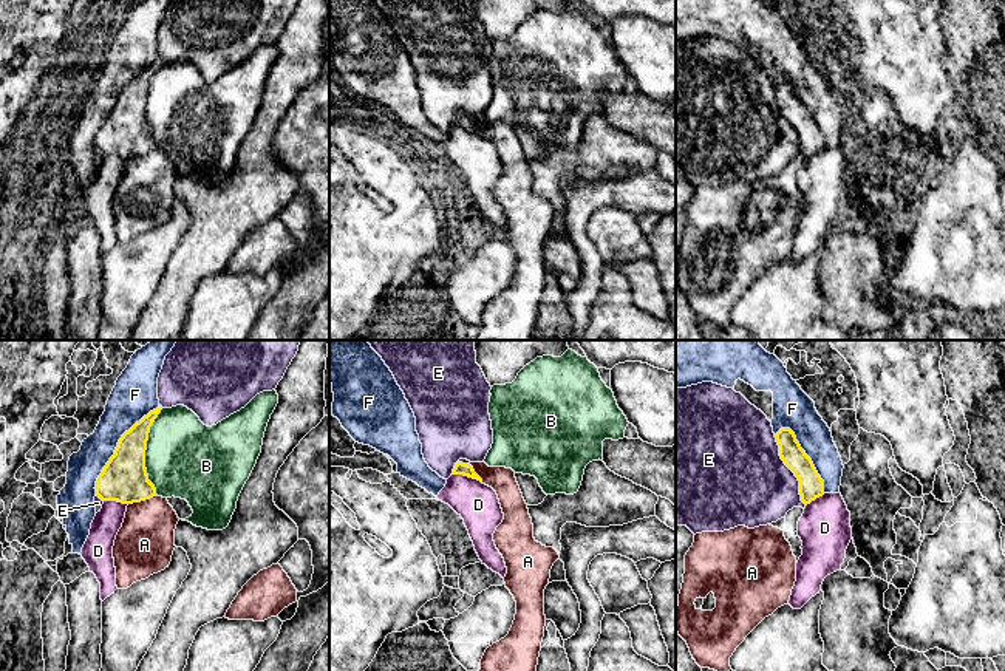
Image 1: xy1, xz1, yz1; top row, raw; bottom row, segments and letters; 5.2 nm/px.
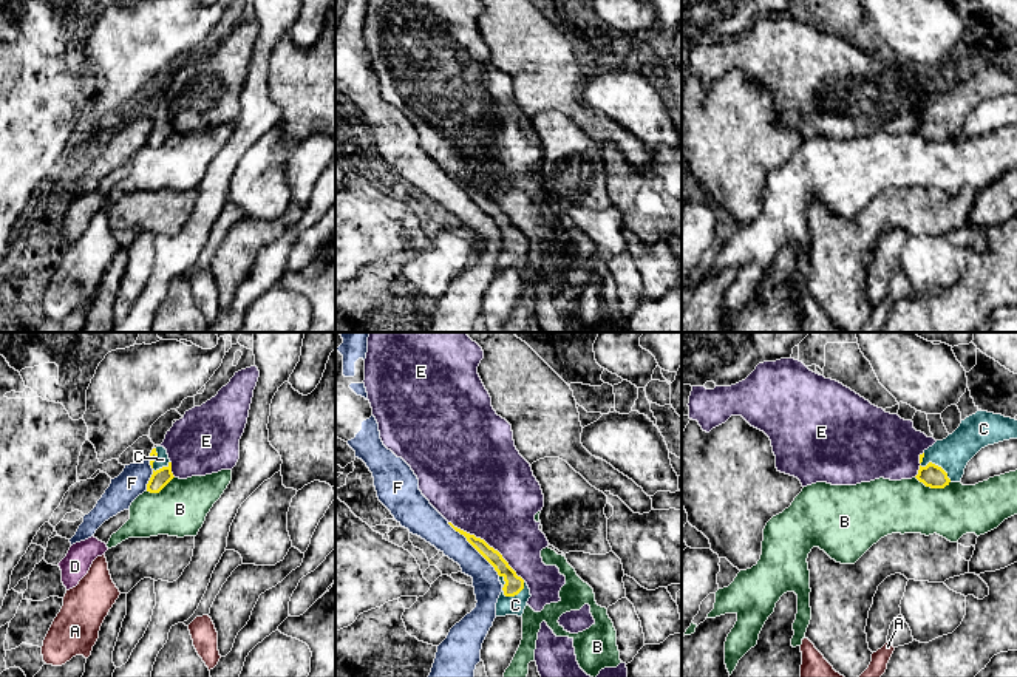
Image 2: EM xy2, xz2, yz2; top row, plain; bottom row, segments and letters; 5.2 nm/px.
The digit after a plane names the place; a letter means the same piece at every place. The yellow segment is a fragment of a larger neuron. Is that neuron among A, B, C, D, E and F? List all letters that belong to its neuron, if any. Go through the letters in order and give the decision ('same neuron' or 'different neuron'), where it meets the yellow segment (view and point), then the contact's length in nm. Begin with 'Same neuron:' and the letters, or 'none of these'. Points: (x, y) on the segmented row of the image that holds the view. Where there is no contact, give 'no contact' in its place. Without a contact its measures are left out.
Same neuron: C
A: different neuron; contact xy1 (143, 500); length 160 nm
B: different neuron; contact xy1 (144, 452); length 440 nm
C: same neuron; contact xz2 (506, 595); length 150 nm
D: different neuron; contact xz1 (467, 475); length 170 nm
E: different neuron; contact xz2 (487, 544); length 500 nm
F: different neuron; contact xy1 (118, 446); length 550 nm

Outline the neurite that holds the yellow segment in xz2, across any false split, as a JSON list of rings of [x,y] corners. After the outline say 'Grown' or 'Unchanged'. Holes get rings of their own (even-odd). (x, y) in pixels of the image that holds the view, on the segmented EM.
[[[448,522],[456,532],[464,535],[467,541],[495,567],[502,584],[502,592],[496,603],[496,617],[518,615],[522,617],[530,595],[527,583],[516,575],[502,555],[490,547],[484,539],[476,538]]]. Grown

